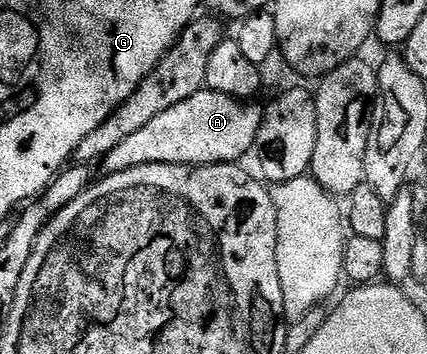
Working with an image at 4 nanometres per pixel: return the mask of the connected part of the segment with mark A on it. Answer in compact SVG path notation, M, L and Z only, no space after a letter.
M204 90L193 94L193 98L185 98L185 102L177 102L165 114L157 114L145 130L137 130L137 134L132 134L130 138L125 138L121 146L115 147L103 161L101 168L103 172L112 174L115 172L125 172L130 168L145 166L146 164L186 164L188 166L198 166L201 164L233 164L242 161L242 156L250 148L256 147L256 140L259 128L262 126L264 109L258 108L258 103L244 102L235 99L233 96L226 96L220 92Z

